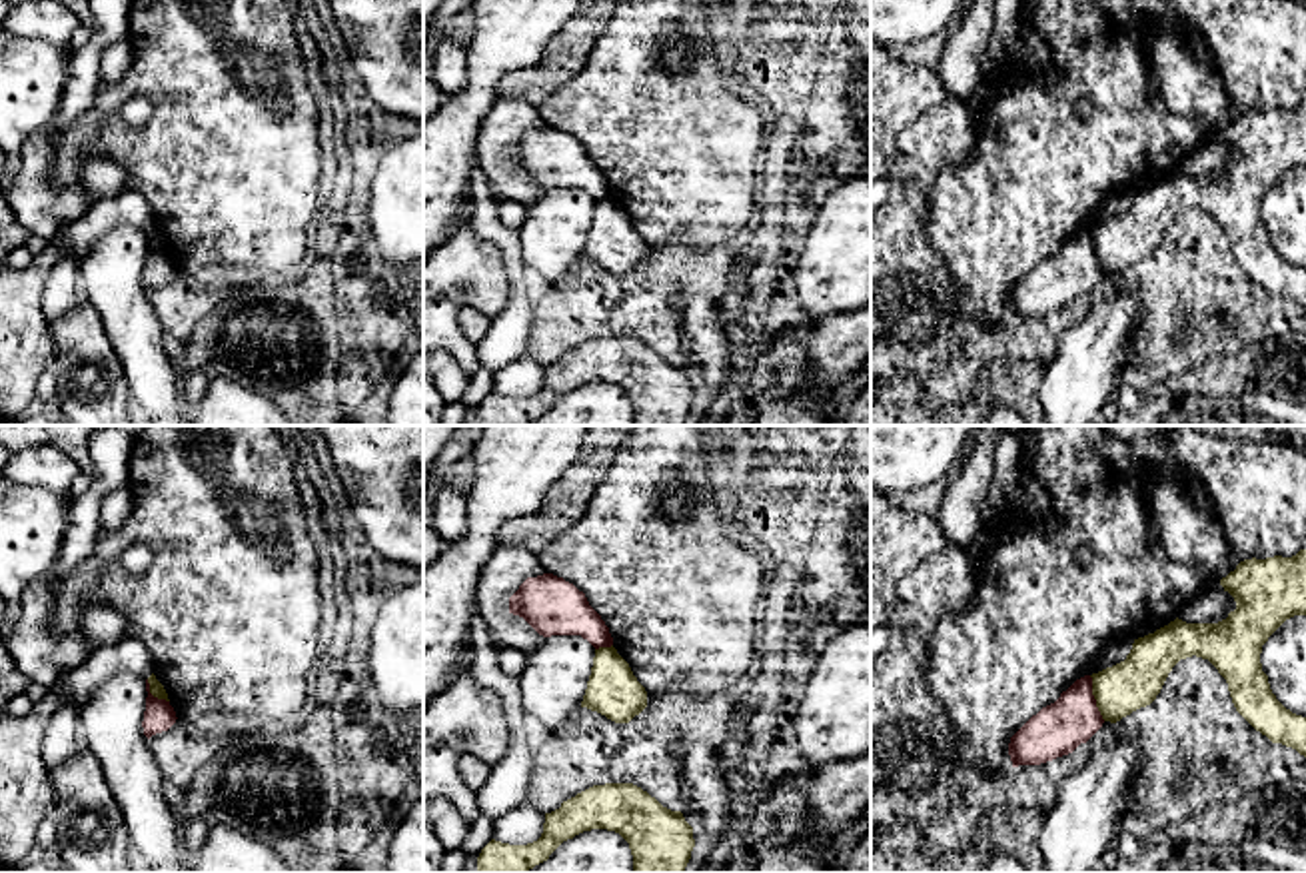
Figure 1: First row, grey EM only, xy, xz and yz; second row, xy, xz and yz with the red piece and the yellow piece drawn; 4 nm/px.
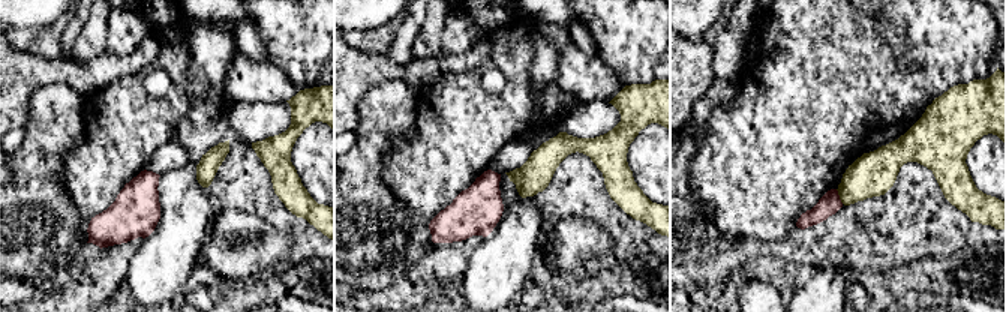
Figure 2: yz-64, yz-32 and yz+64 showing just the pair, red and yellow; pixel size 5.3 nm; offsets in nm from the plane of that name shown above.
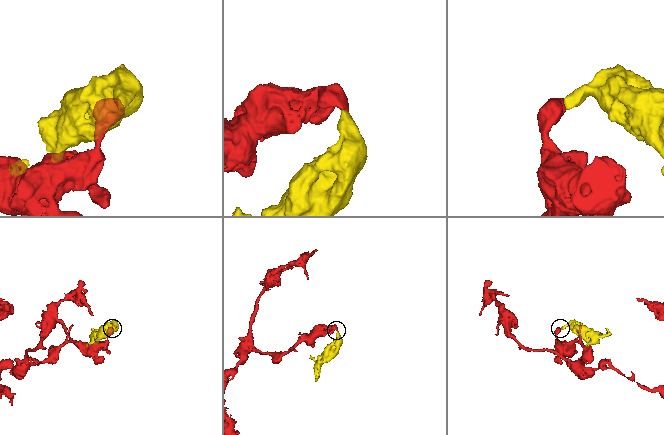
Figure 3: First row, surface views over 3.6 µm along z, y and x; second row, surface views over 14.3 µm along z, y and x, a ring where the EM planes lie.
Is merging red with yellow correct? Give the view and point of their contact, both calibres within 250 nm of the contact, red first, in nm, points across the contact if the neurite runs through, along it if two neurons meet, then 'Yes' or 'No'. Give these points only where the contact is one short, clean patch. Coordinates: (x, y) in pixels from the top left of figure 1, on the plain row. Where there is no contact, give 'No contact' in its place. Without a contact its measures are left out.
Touches red at yz (1093, 250). Thickness 220 nm (red) against 200 nm. Boundary: yz (1089, 228), (1095, 258), (1105, 272). No

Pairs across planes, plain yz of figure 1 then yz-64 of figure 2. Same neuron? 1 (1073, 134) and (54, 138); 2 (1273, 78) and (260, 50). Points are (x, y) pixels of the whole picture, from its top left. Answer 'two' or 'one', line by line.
1: two
2: two

